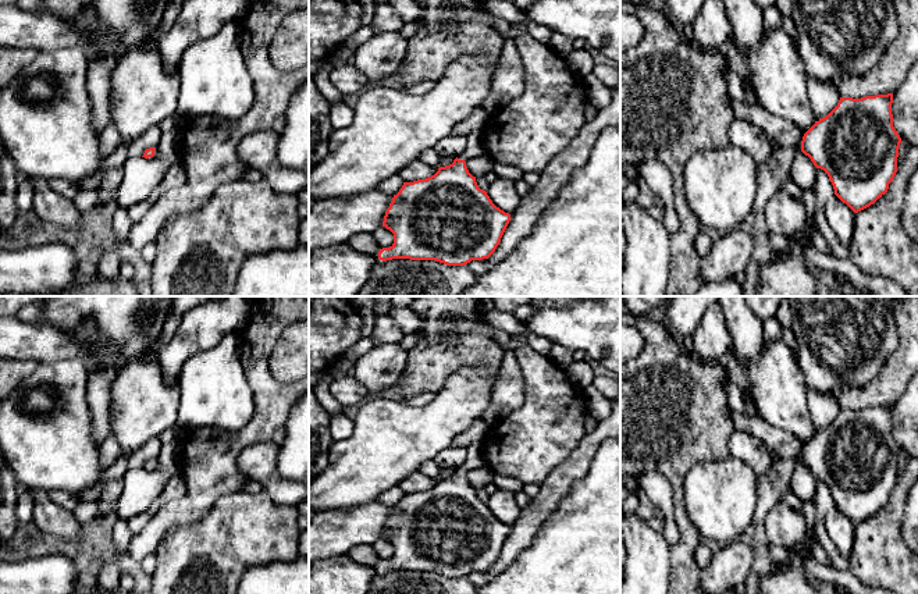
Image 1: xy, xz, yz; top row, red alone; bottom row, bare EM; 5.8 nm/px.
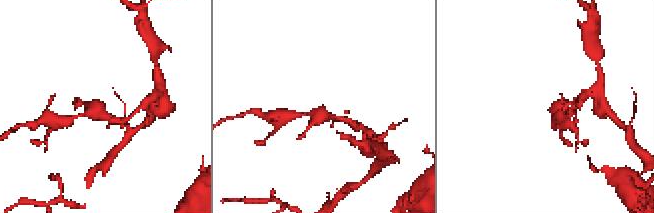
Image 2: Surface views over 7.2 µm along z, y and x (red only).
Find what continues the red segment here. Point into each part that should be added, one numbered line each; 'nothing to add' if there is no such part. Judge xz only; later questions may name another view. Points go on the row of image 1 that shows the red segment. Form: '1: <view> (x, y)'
1: xz (476, 146)

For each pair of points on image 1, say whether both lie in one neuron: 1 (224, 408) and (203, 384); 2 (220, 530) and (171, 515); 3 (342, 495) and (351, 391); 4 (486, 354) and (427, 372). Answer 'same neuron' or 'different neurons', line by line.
1: same neuron
2: different neurons
3: different neurons
4: same neuron

